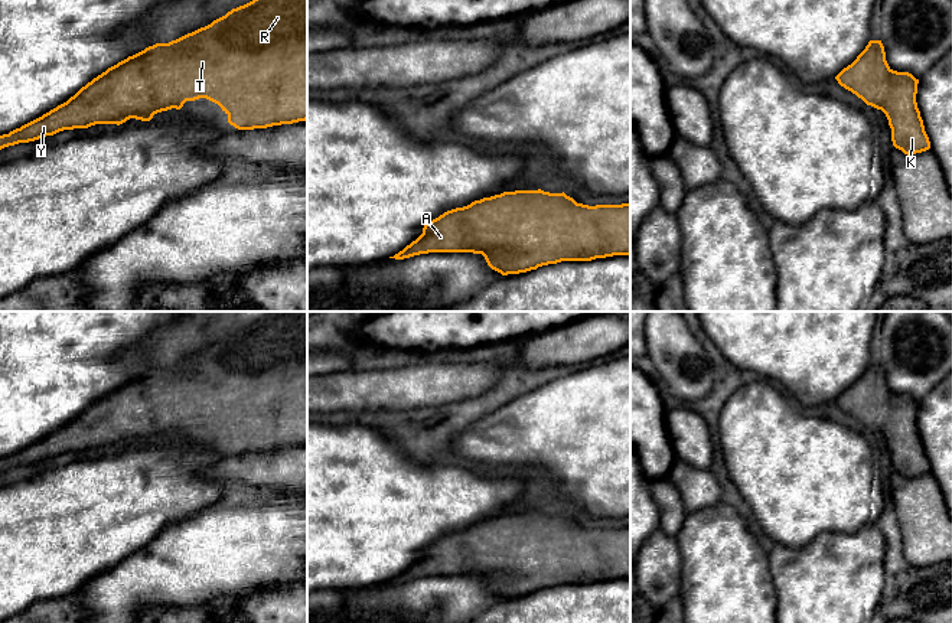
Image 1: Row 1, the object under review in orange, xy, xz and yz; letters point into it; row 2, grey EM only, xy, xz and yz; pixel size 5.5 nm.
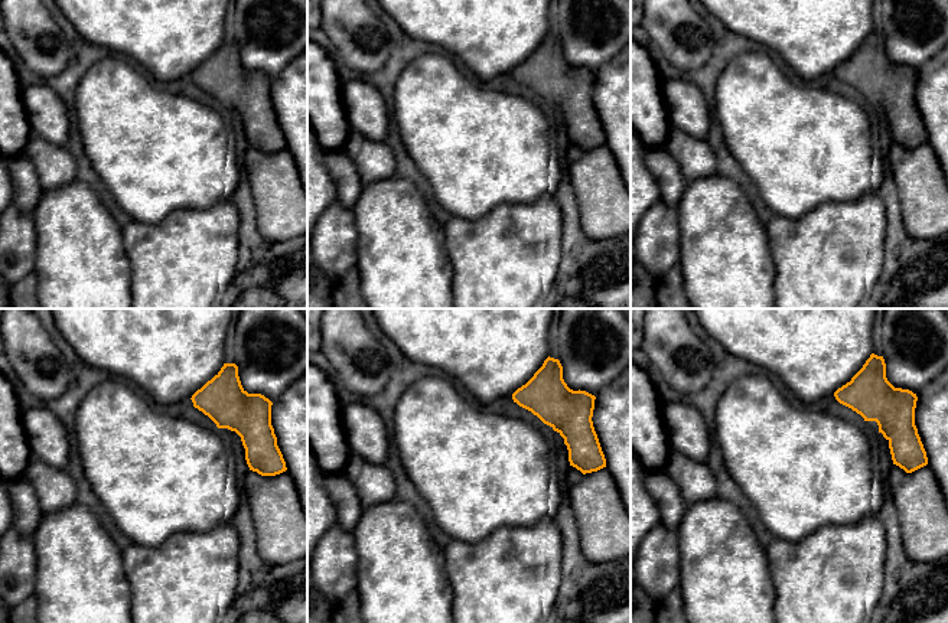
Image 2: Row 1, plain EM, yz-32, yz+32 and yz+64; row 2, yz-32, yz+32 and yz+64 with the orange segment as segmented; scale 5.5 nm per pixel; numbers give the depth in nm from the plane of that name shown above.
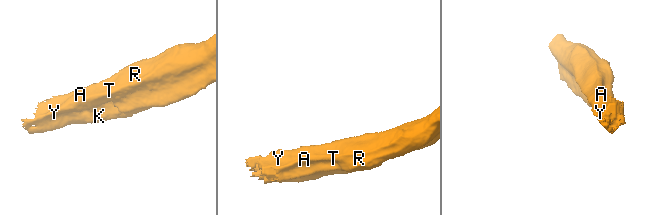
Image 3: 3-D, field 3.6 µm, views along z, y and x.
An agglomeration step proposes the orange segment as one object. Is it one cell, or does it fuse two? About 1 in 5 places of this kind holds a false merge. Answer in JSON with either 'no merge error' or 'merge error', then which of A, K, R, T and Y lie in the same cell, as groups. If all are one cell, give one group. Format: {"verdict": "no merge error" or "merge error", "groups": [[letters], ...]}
{"verdict": "no merge error", "groups": [["A", "K", "R", "T", "Y"]]}

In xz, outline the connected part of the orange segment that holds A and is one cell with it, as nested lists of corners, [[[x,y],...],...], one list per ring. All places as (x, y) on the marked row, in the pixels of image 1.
[[[503,192],[444,212],[426,224],[415,241],[389,258],[404,260],[428,252],[482,254],[488,265],[502,275],[561,261],[630,255],[630,203],[589,206],[577,203],[564,192]]]

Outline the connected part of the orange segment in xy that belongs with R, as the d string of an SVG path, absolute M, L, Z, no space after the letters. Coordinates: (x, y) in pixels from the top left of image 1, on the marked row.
M252 0L211 25L169 43L156 43L128 56L82 87L66 102L42 117L0 136L0 150L63 130L95 124L123 124L130 118L150 121L154 114L180 110L186 101L206 98L218 104L238 130L267 128L307 120L307 0Z

